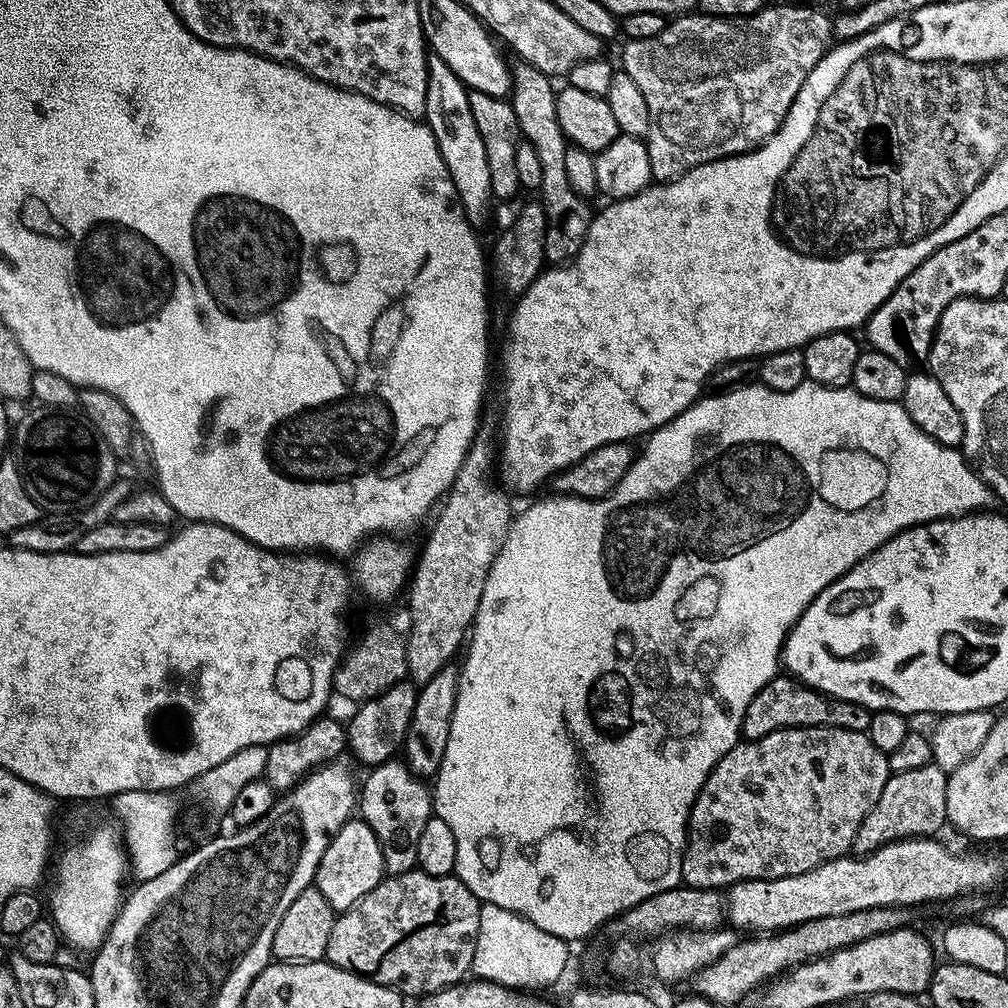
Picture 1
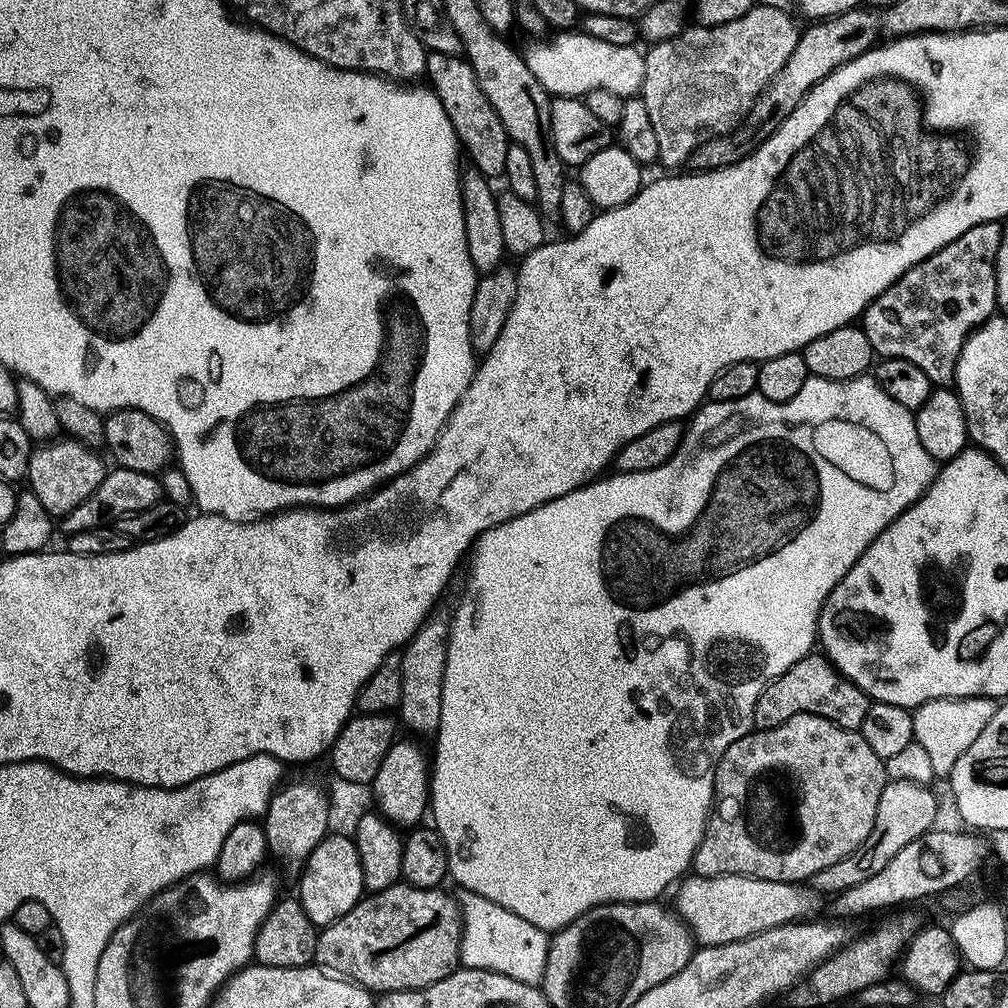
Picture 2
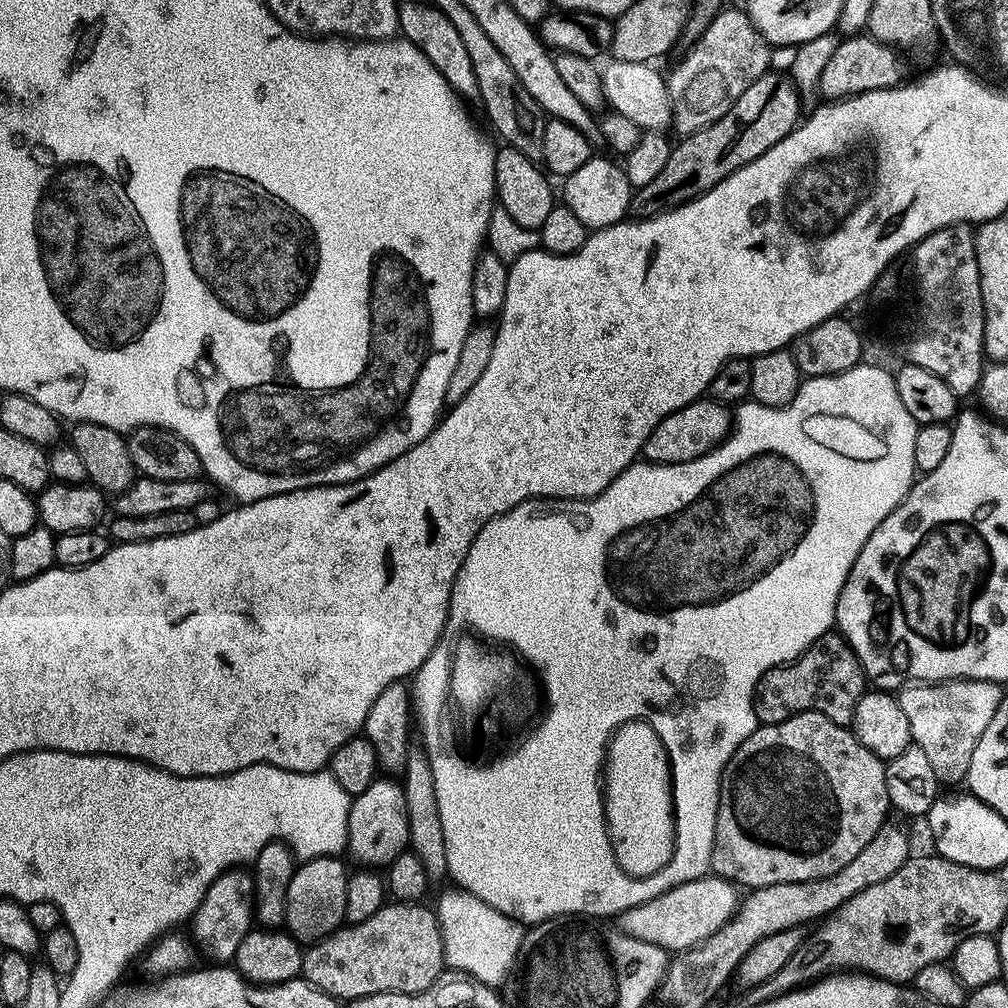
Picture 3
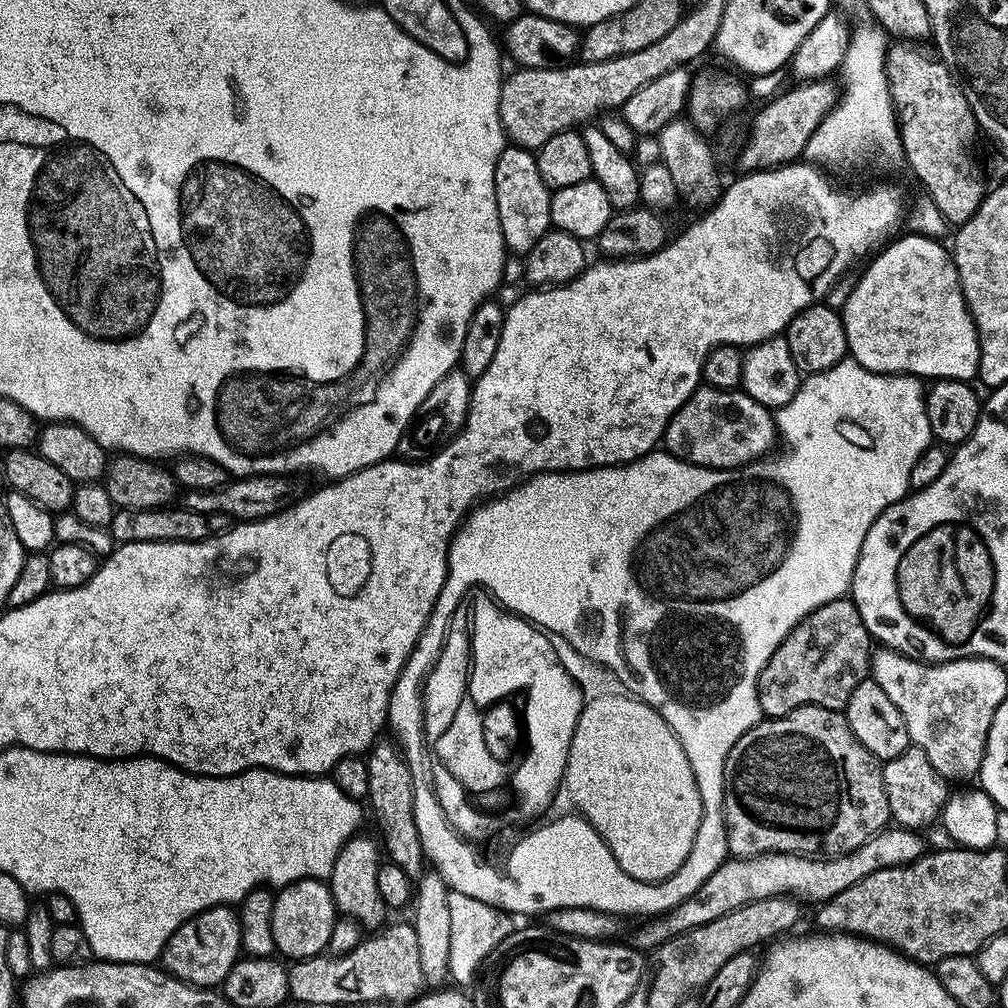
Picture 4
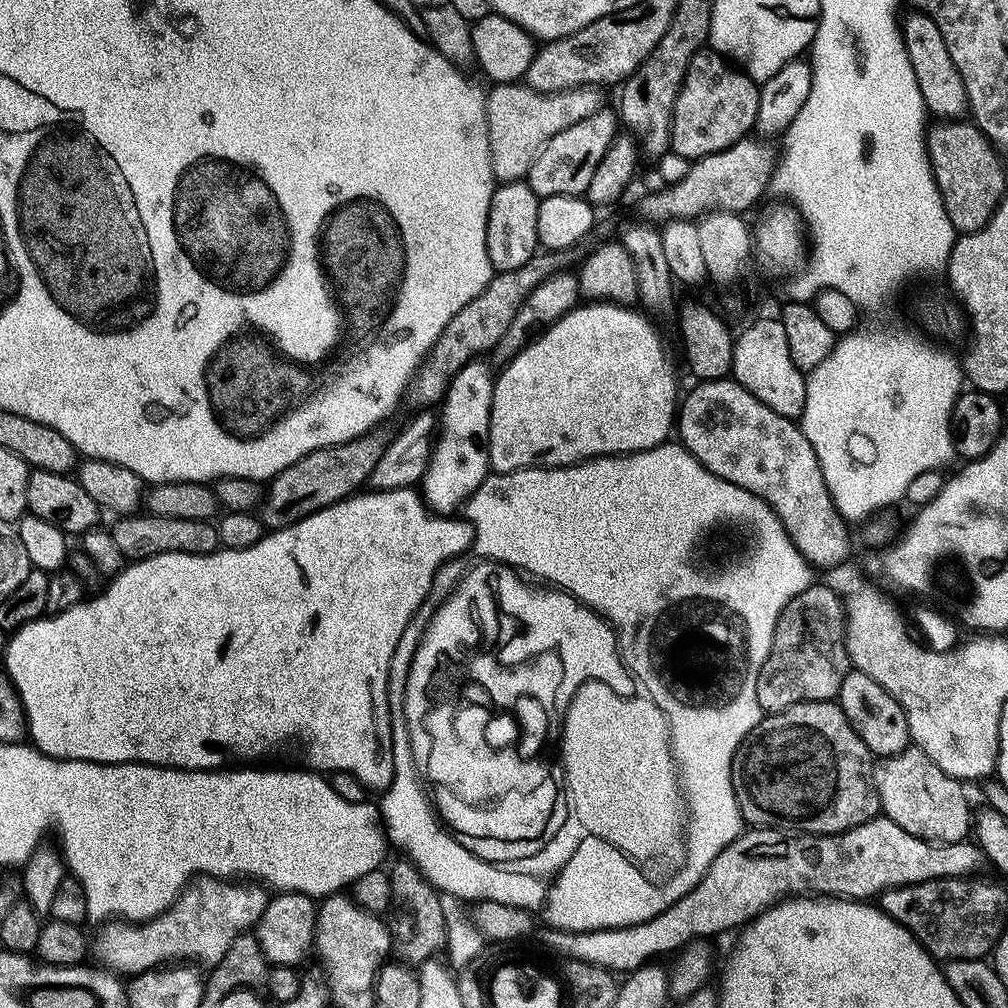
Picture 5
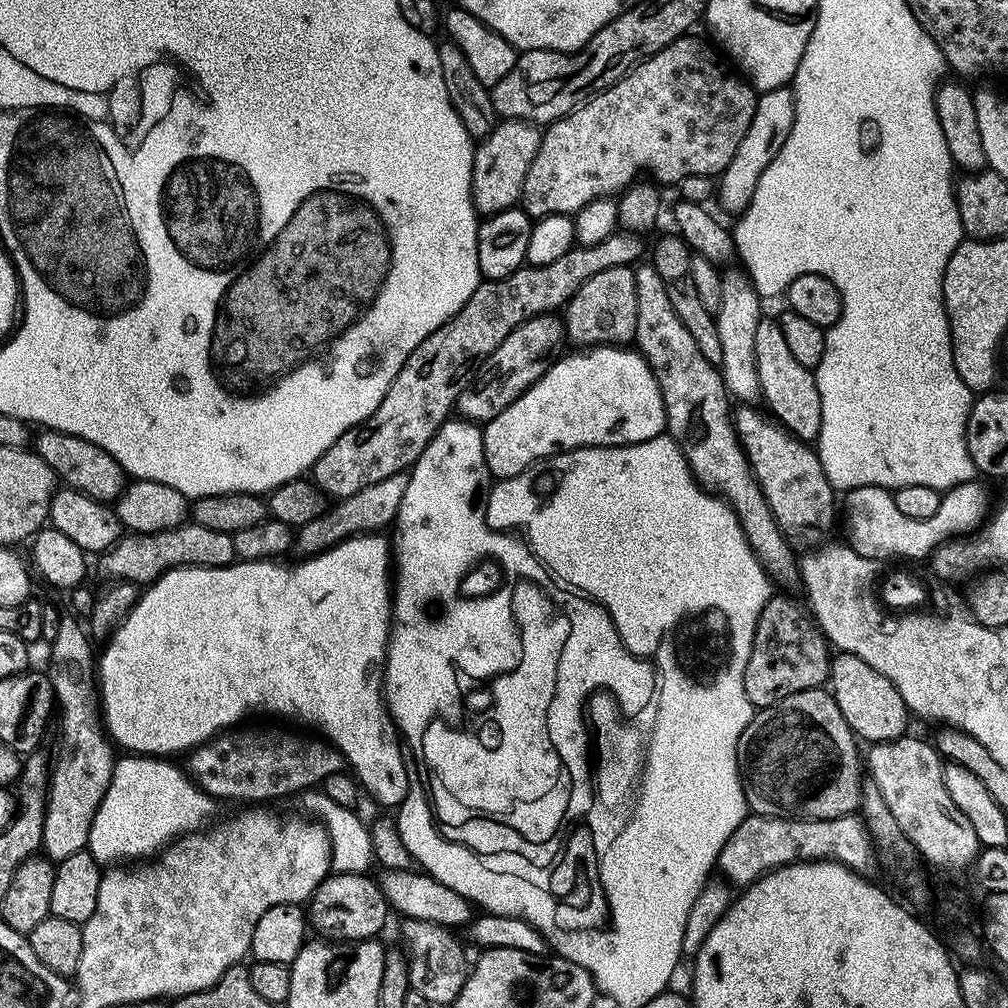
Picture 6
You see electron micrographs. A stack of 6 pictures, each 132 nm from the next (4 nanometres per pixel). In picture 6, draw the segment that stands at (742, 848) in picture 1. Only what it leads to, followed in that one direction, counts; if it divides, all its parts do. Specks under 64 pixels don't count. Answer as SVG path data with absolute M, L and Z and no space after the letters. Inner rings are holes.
M827 687L802 690L798 694L790 694L786 698L782 698L774 706L759 709L746 726L746 730L742 730L736 747L736 766L740 769L740 784L744 788L744 797L749 809L757 816L783 816L785 820L833 820L853 815L860 806L862 748L860 752L859 746L861 747L858 737L850 730L842 710L838 710L838 702L832 697L831 691Z

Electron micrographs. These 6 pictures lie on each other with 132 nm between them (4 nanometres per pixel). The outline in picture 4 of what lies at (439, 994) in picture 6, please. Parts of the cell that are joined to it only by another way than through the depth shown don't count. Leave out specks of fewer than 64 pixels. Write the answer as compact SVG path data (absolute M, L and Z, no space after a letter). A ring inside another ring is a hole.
M392 738L384 739L377 739L366 756L370 774L370 790L366 800L376 807L376 816L380 819L381 830L384 831L382 848L387 859L402 866L408 876L416 878L425 871L426 857L422 838L418 838L418 826L414 822L414 784L399 743Z

